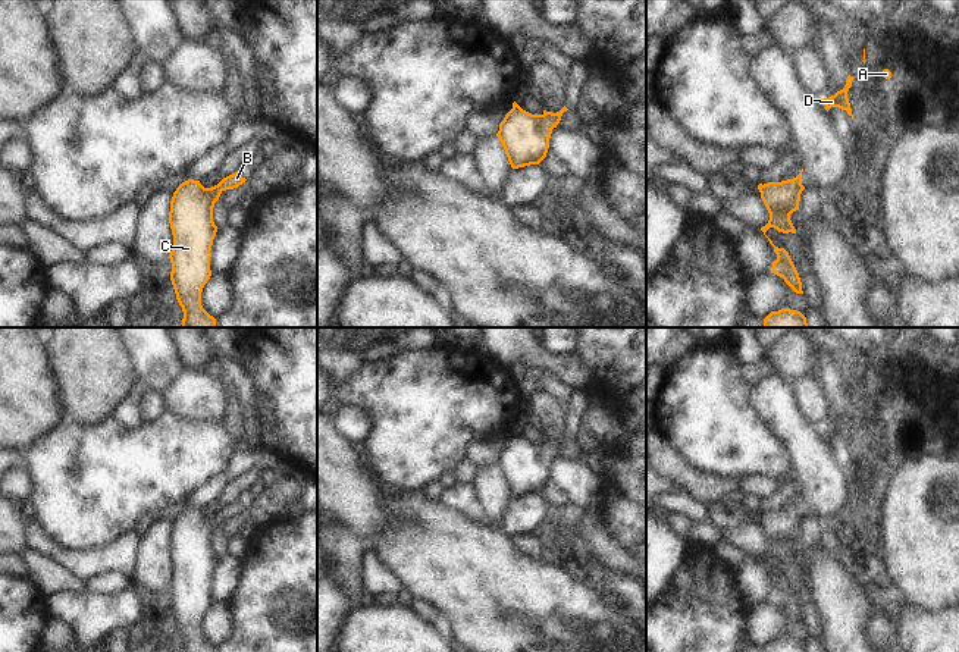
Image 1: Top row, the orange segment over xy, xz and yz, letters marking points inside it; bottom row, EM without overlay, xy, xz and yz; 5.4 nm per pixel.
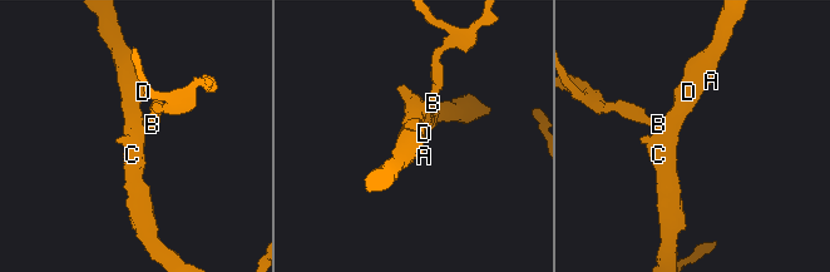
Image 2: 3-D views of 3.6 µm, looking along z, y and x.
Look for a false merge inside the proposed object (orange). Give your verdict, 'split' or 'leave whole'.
leave whole

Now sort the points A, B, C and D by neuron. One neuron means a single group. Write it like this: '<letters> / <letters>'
A B C D

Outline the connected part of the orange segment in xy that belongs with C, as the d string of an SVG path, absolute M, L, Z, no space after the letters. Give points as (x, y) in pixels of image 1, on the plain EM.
M238 501L217 514L204 517L188 508L173 521L169 552L173 564L170 609L184 640L182 652L216 652L201 634L201 621L211 605L211 574L217 561L213 536L220 523L242 514L247 508Z

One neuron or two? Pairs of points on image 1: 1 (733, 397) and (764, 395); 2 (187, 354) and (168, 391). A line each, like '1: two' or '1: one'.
1: two
2: two

